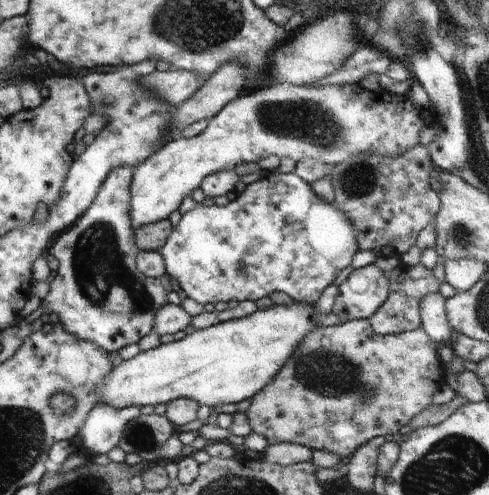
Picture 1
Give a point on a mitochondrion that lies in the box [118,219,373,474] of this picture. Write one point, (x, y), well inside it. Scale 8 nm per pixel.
(327, 371)

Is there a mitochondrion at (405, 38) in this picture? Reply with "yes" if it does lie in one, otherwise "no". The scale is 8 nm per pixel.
yes

